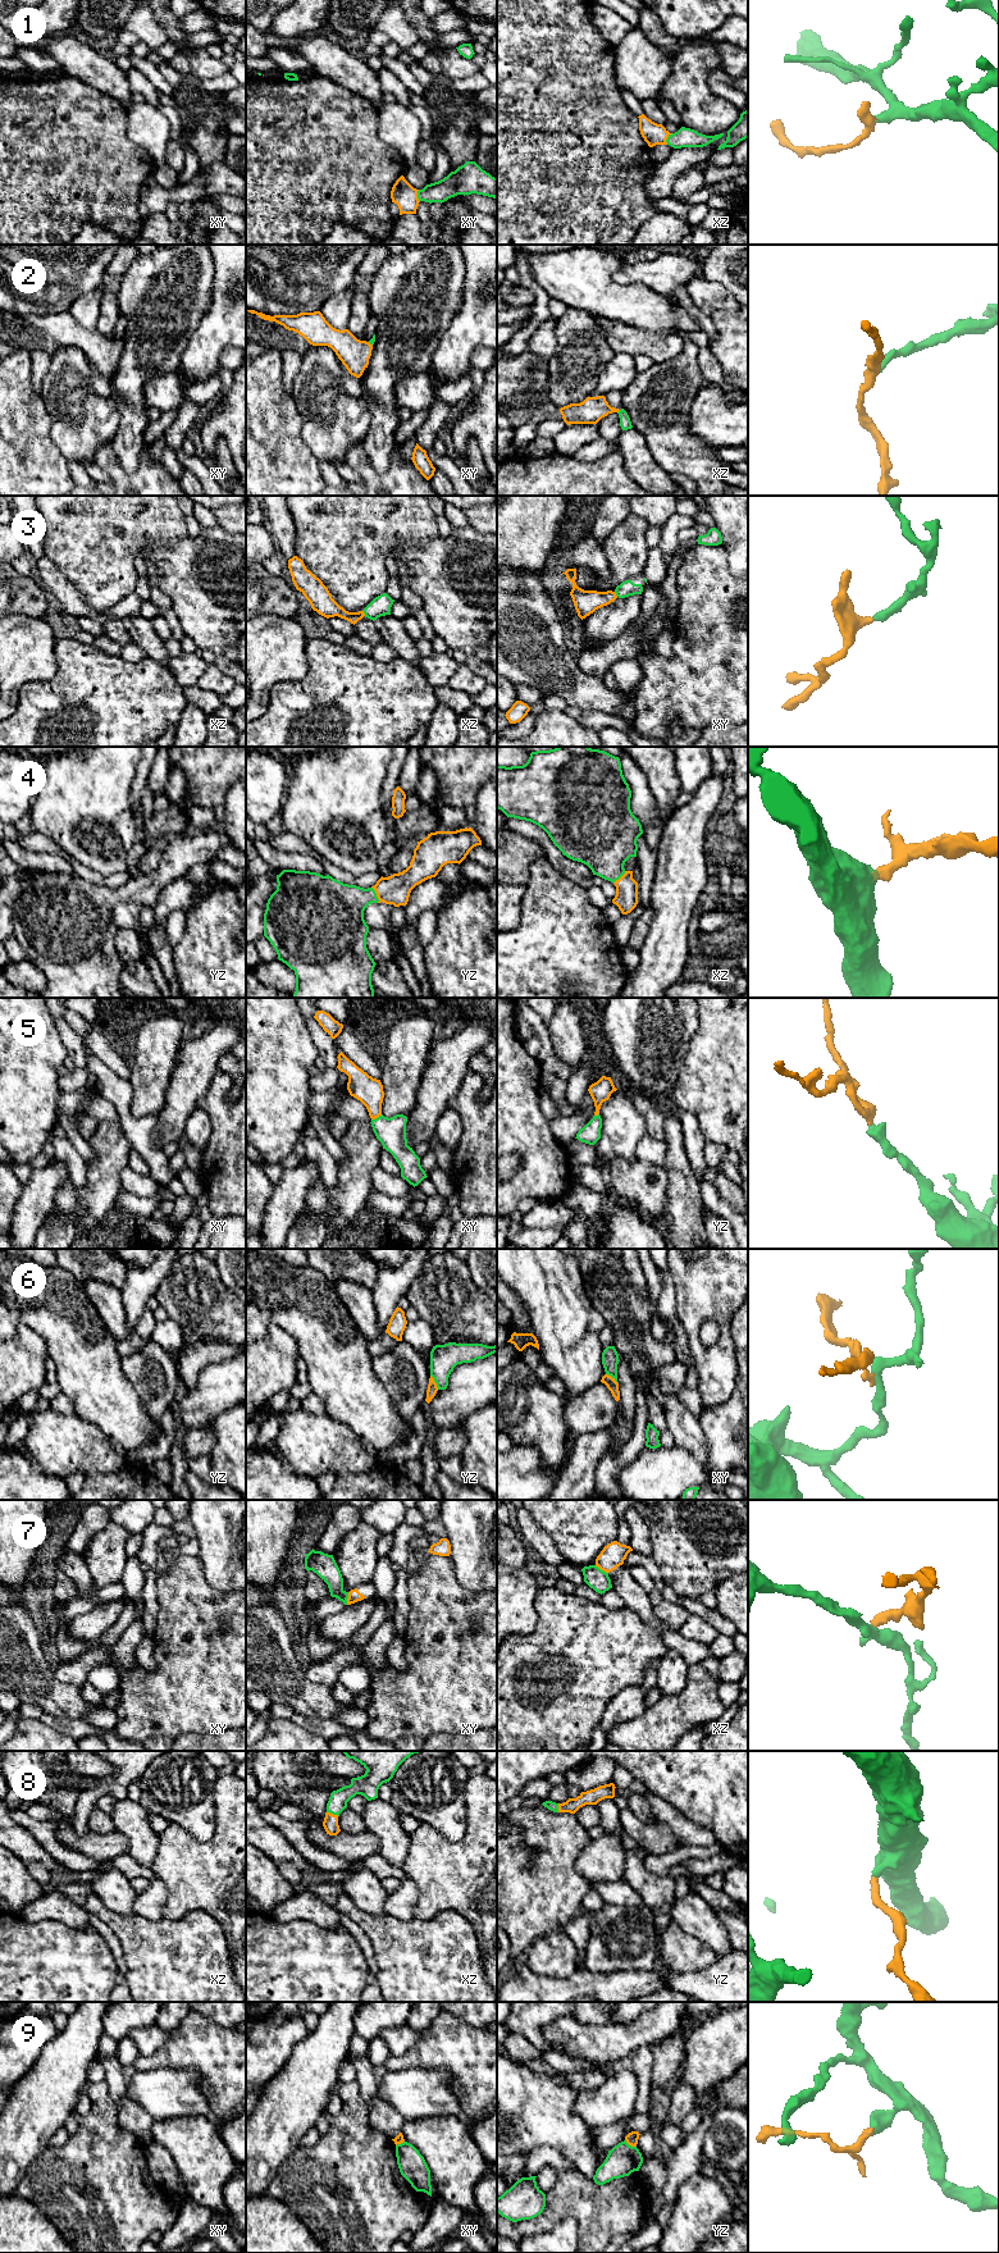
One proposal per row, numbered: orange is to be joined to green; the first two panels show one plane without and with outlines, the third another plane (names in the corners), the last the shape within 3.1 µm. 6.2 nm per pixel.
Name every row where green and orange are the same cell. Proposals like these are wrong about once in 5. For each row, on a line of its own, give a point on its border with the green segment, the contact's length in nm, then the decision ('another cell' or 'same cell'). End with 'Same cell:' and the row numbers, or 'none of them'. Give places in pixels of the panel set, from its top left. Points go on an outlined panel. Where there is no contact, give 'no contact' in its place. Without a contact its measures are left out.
1: xz (667, 138) | 80 nm | same cell
2: xz (619, 411) | 30 nm | same cell
3: xz (364, 612) | 40 nm | same cell
4: yz (375, 894) | 110 nm | same cell
5: xy (378, 1117) | 80 nm | same cell
6: yz (434, 1381) | 110 nm | another cell
7: xz (600, 1569) | 100 nm | another cell
8: xz (333, 1814) | 80 nm | same cell
9: yz (630, 2146) | 90 nm | another cell
Same cell: 1, 2, 3, 4, 5, 8

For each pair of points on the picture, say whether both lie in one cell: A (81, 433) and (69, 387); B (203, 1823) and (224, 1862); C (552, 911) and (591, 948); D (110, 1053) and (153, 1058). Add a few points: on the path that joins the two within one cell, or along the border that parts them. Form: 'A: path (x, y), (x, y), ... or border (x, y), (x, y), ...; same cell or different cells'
A: path (80, 422), (78, 414), (69, 398); same cell
B: border (215, 1807), (208, 1839), (182, 1828); different cells
C: path (561, 920), (582, 940); same cell
D: border (128, 1066), (129, 1079); different cells

